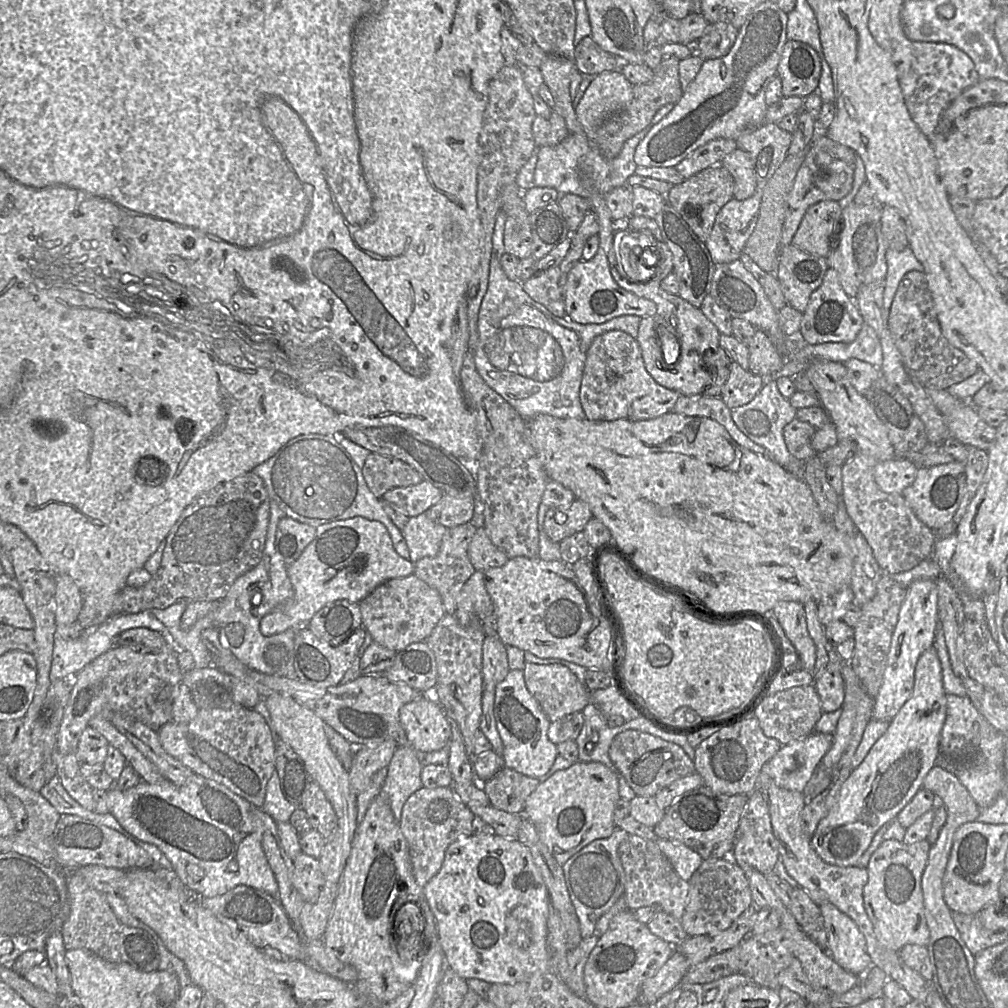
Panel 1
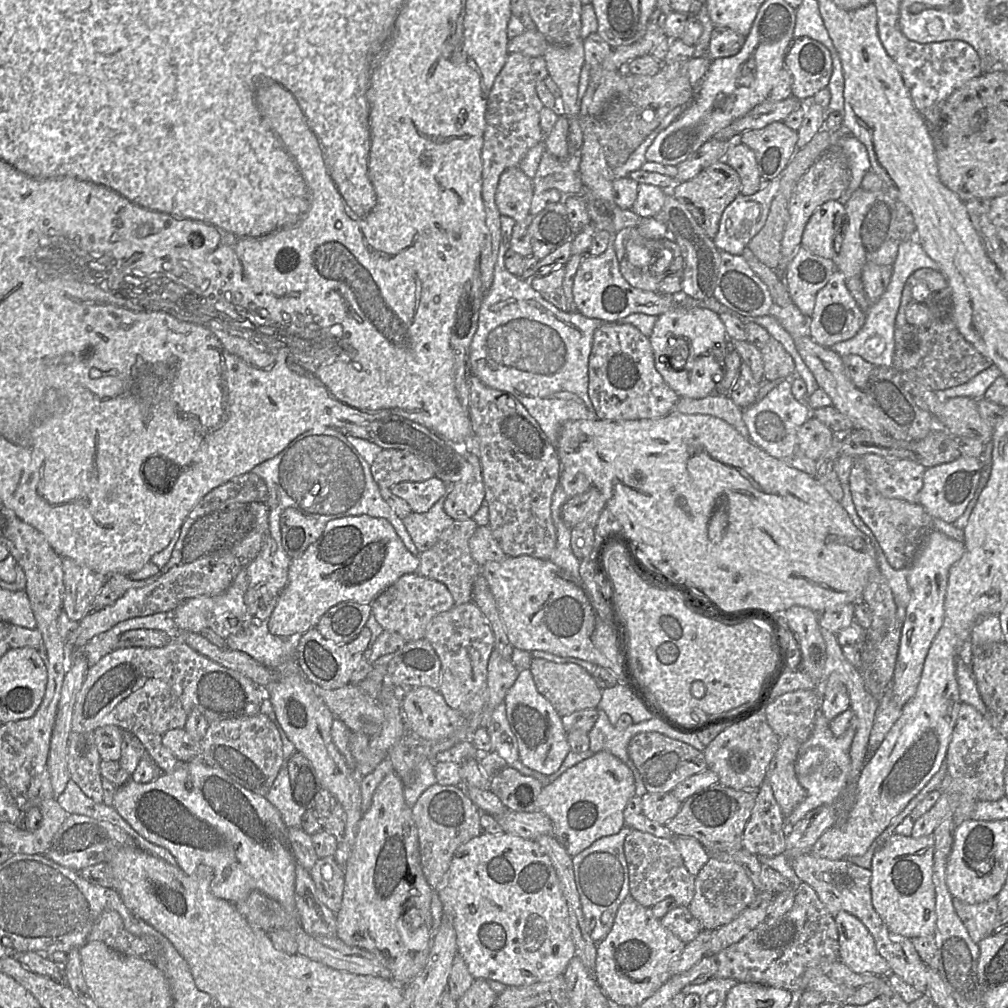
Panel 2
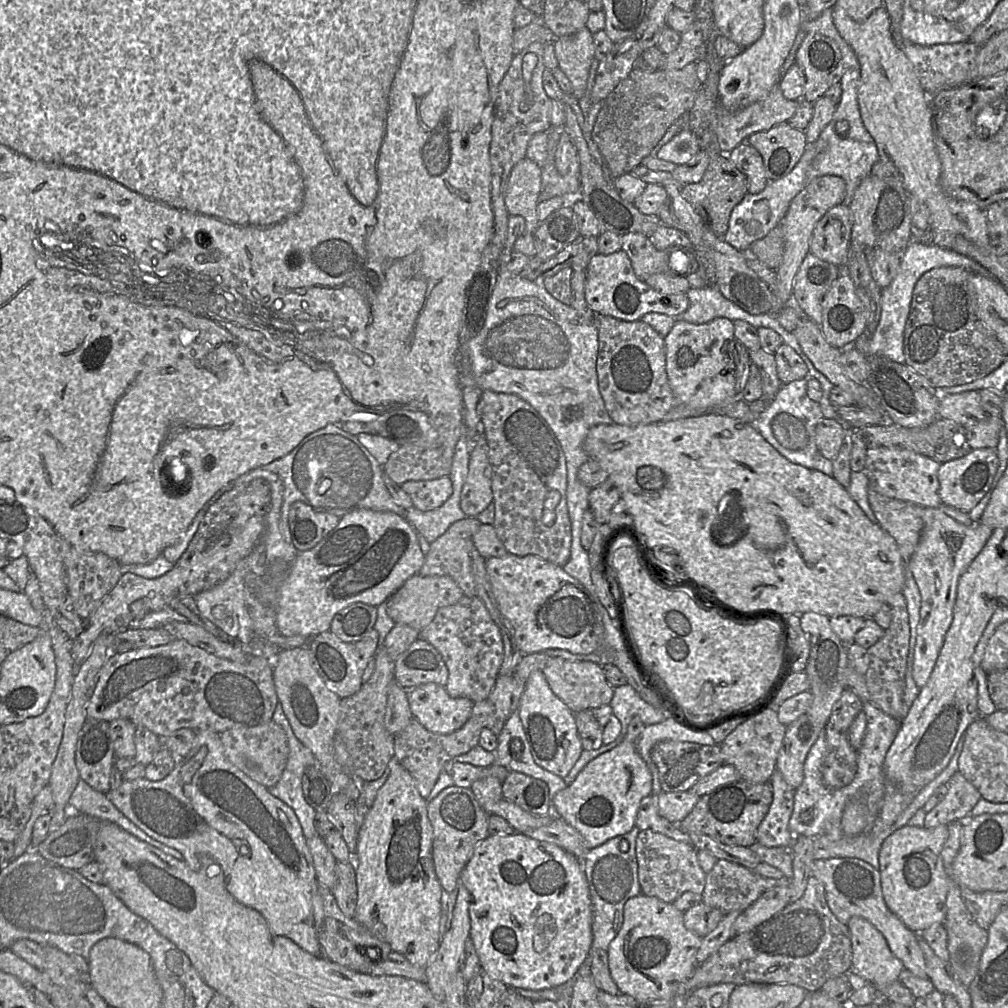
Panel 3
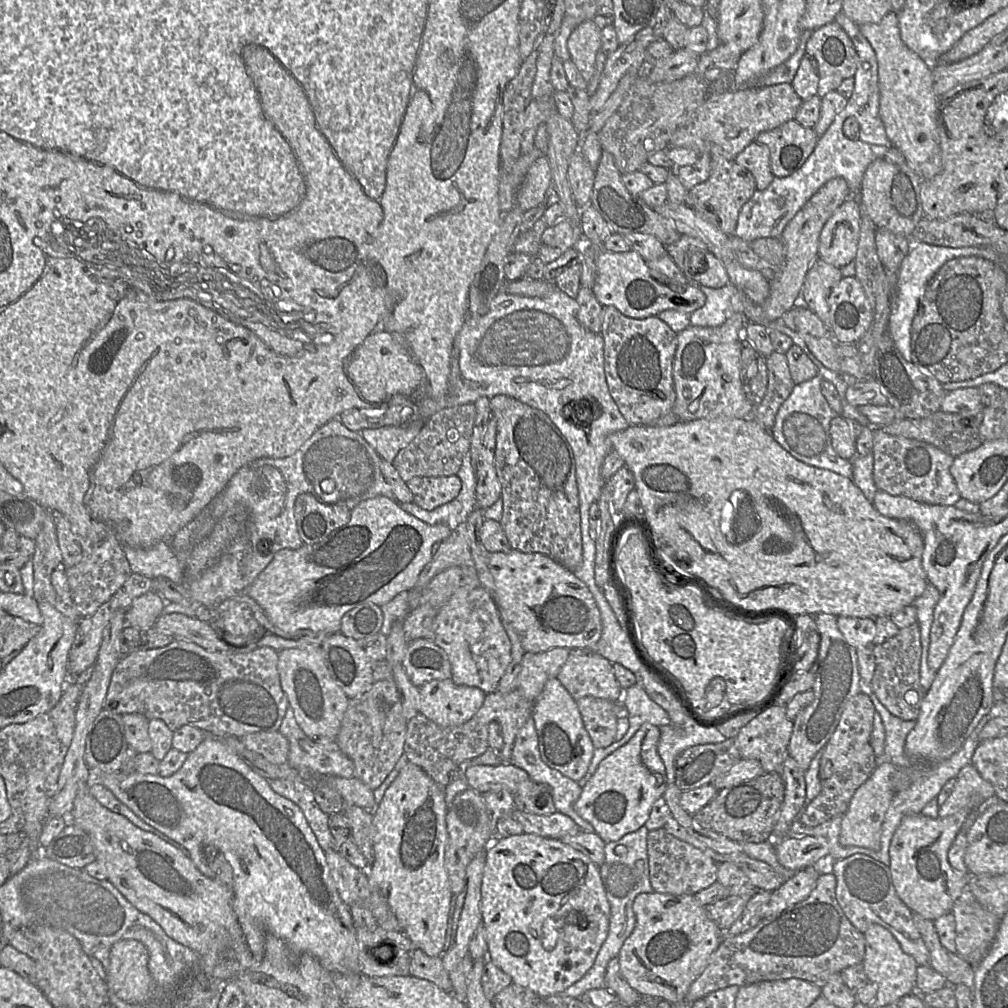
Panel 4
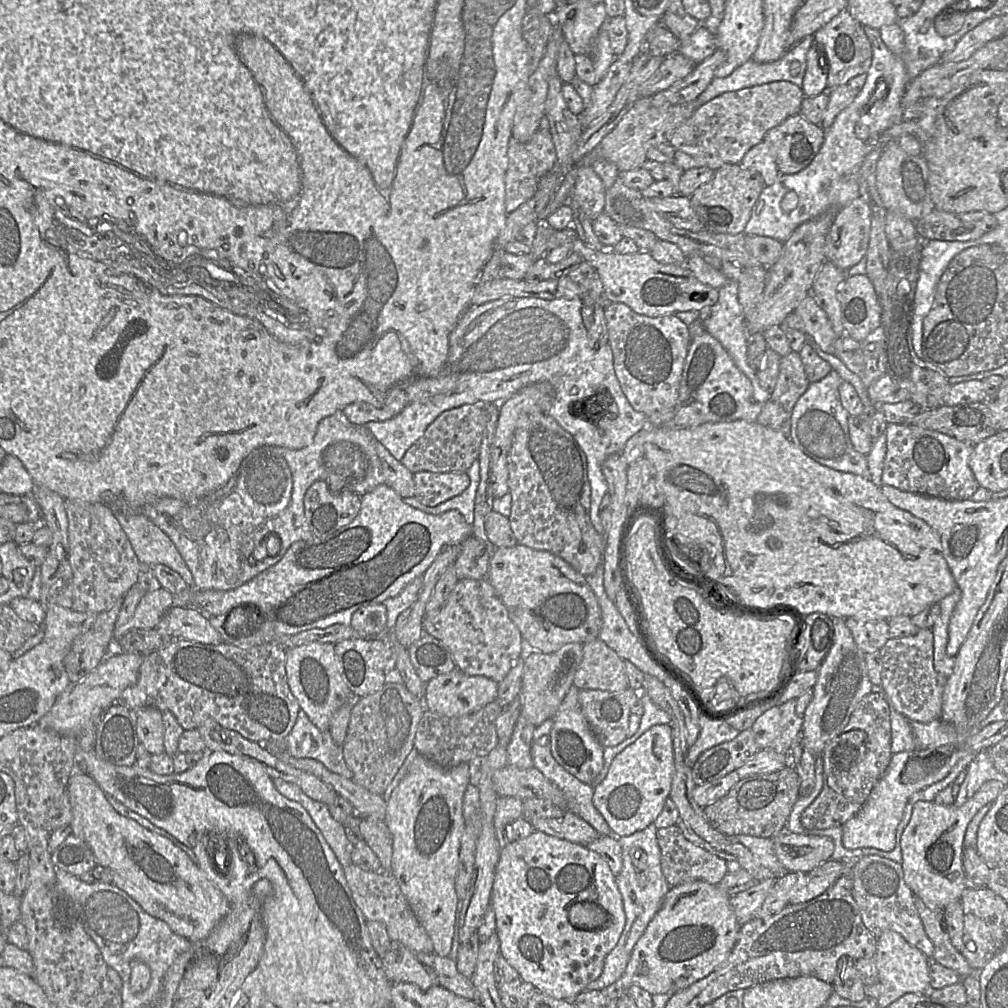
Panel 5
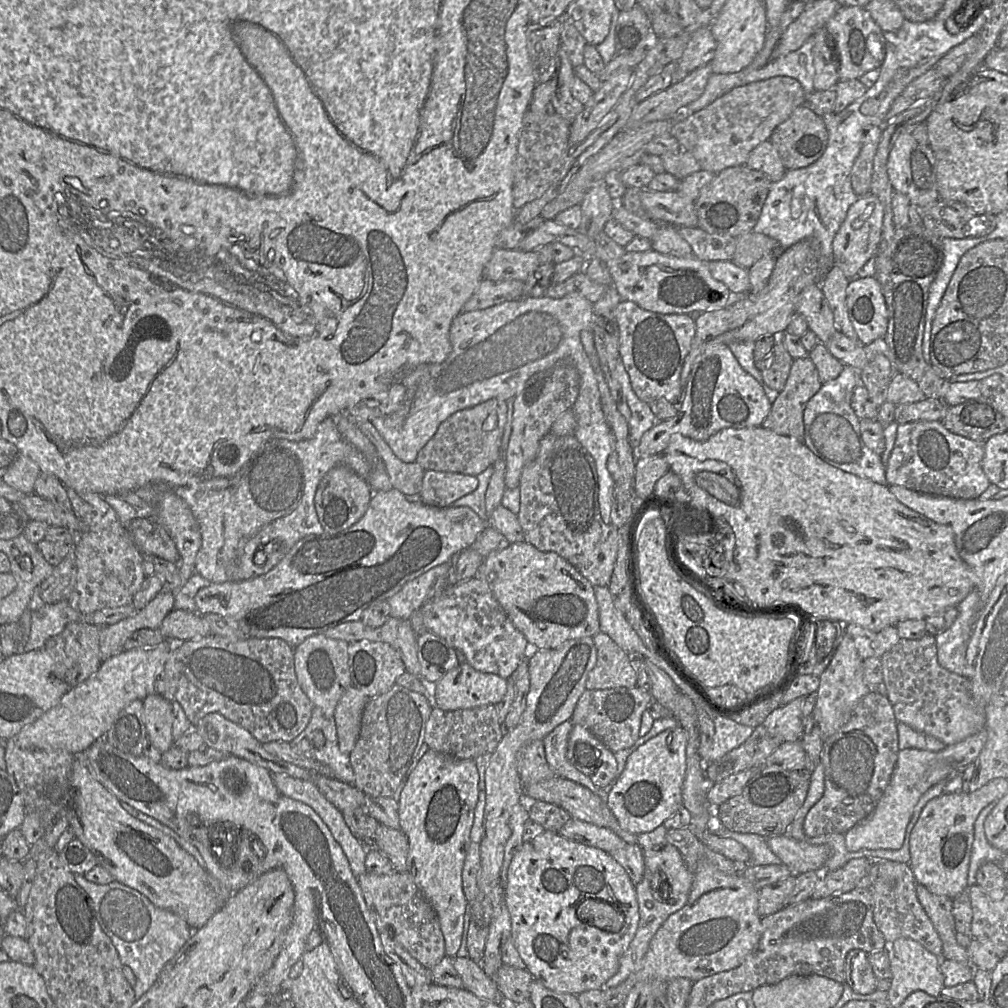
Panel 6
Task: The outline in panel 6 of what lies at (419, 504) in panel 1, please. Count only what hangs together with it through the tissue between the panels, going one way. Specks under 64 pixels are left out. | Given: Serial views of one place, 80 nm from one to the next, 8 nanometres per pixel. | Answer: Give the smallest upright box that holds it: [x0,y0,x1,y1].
[419,470,477,508]

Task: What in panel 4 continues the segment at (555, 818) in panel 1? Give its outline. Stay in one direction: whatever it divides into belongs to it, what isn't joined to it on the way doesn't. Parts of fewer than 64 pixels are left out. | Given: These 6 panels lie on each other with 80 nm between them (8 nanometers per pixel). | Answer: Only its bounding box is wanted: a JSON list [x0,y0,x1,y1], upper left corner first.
[574,723,667,842]

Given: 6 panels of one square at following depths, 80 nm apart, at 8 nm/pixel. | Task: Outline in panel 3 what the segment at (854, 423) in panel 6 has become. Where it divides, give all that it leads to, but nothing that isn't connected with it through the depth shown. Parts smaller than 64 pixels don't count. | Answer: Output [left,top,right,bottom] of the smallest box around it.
[753,378,833,476]

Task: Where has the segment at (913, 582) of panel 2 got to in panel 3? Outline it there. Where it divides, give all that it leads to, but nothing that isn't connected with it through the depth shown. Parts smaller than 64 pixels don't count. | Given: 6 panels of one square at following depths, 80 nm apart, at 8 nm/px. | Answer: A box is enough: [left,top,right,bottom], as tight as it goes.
[907,507,993,688]

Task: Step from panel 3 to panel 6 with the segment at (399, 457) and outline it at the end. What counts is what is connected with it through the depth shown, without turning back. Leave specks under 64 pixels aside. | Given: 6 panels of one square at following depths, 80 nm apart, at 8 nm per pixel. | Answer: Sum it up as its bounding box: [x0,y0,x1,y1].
[415,398,511,476]

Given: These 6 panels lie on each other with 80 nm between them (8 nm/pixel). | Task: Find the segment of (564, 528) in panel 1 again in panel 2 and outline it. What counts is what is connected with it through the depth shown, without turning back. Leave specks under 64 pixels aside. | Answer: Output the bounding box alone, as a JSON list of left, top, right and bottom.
[561,487,605,529]

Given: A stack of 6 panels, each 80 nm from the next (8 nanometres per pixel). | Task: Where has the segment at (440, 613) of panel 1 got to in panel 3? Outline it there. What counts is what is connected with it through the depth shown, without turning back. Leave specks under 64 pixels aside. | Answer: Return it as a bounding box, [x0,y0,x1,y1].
[386,576,464,631]

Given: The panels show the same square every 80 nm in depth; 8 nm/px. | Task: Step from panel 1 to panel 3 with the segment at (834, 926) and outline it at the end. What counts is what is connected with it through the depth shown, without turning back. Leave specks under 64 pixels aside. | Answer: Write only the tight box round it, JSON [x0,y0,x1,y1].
[846,917,904,987]

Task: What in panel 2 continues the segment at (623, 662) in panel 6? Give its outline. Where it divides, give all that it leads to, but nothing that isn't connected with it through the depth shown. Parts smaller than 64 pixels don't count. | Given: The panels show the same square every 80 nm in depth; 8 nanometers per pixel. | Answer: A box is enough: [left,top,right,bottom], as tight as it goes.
[529,658,602,717]

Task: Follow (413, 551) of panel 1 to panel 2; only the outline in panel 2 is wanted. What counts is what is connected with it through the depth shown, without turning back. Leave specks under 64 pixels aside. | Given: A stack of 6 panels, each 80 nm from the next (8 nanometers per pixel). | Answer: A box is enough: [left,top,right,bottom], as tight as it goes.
[403,483,455,553]

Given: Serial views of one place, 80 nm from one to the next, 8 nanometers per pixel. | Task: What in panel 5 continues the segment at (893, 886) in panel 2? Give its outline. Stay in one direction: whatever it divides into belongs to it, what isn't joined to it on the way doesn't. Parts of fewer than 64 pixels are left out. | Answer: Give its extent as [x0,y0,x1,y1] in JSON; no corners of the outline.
[901,780,1006,909]

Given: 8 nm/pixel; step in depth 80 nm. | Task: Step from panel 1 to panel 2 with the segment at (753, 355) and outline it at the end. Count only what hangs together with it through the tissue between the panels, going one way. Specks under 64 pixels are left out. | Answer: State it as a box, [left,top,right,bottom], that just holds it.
[760,337,795,380]

